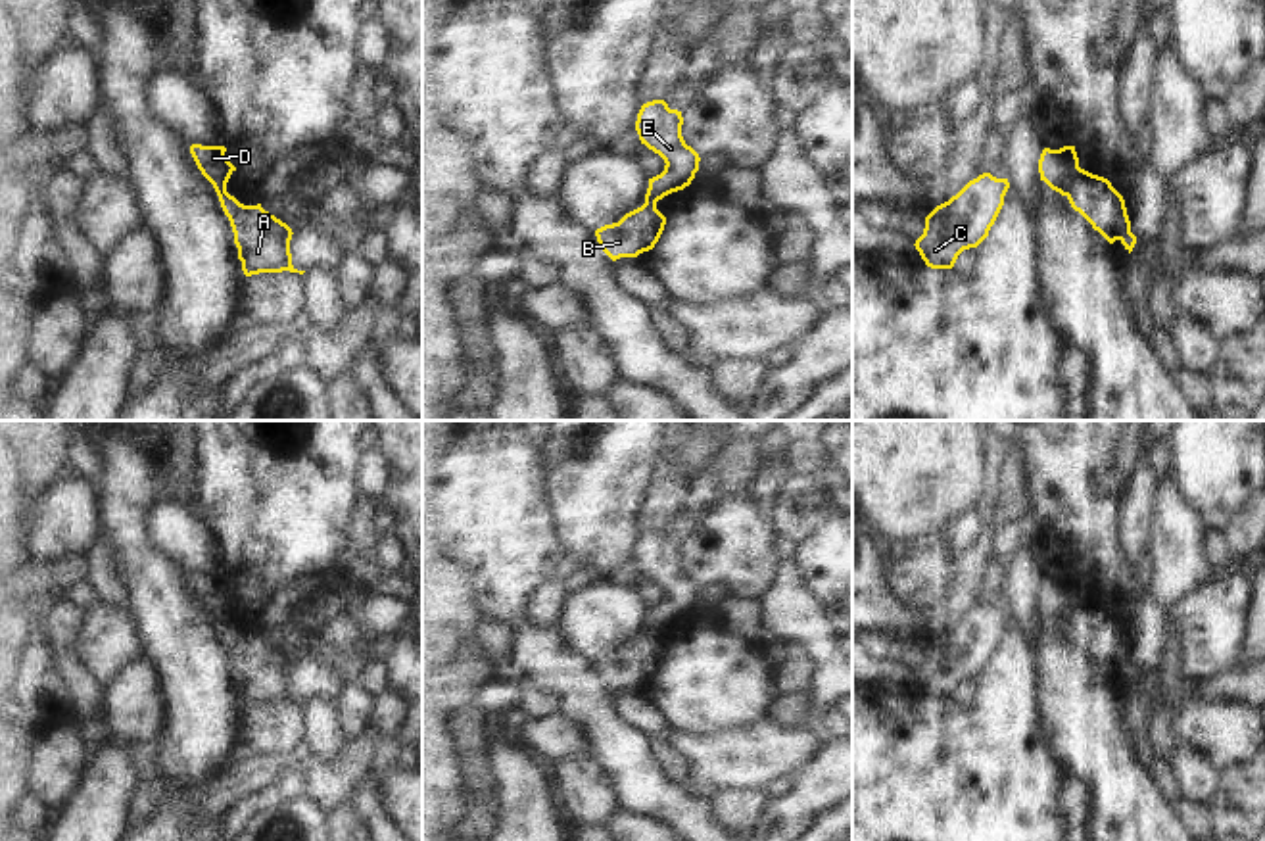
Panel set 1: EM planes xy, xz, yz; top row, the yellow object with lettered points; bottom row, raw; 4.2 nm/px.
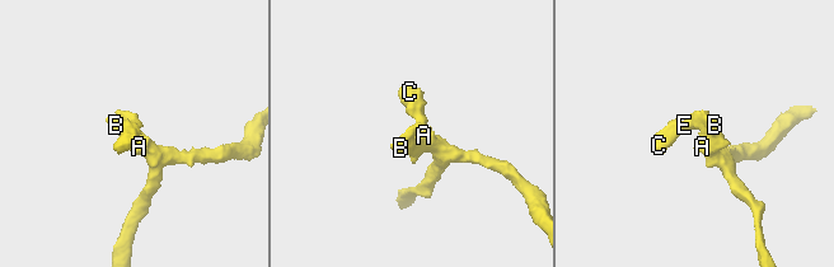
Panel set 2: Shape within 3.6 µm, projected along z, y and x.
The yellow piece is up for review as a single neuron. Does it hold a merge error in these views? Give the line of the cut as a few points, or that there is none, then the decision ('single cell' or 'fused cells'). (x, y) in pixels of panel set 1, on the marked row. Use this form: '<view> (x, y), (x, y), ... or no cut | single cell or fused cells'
yz (1077, 166), (1064, 194) | fused cells

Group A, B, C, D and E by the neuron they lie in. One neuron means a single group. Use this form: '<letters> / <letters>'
A B / C D E

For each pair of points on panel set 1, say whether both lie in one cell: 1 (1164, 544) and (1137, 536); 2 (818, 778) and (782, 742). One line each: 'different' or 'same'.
1: different
2: different

